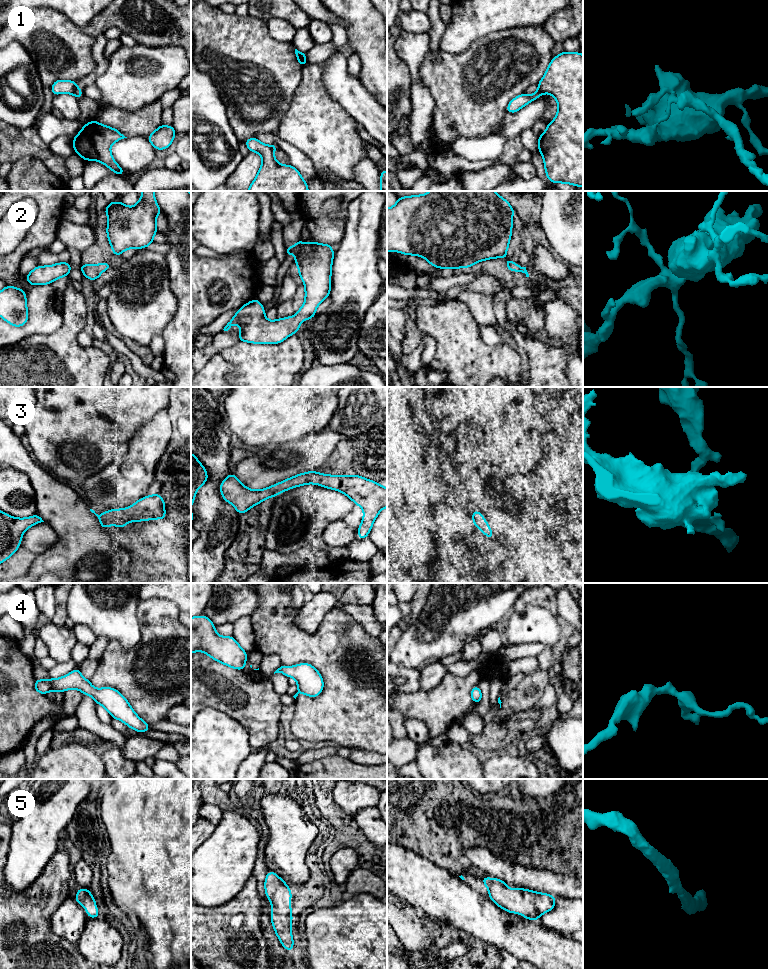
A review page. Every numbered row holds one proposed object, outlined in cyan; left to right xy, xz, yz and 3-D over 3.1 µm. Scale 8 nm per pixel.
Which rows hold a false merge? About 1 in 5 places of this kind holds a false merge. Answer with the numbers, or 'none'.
1

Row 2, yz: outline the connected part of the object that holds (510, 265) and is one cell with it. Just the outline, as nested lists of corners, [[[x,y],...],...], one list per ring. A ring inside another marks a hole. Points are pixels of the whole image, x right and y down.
[[[508,258],[506,260],[506,268],[509,270],[509,271],[516,271],[516,272],[522,272],[522,273],[525,273],[526,274],[526,277],[529,277],[529,274],[526,270],[526,267],[522,267],[518,264],[515,264],[514,262],[511,261],[510,258]]]

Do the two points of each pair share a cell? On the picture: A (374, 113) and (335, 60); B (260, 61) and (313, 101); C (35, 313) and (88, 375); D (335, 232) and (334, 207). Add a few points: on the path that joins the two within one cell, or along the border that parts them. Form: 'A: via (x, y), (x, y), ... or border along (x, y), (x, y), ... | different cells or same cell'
A: via (361, 100), (336, 73) | same cell
B: border along (303, 67), (300, 83), (287, 110) | different cells
C: border along (62, 313), (62, 324), (54, 331), (29, 336) | different cells
D: via (330, 226), (330, 213) | same cell

